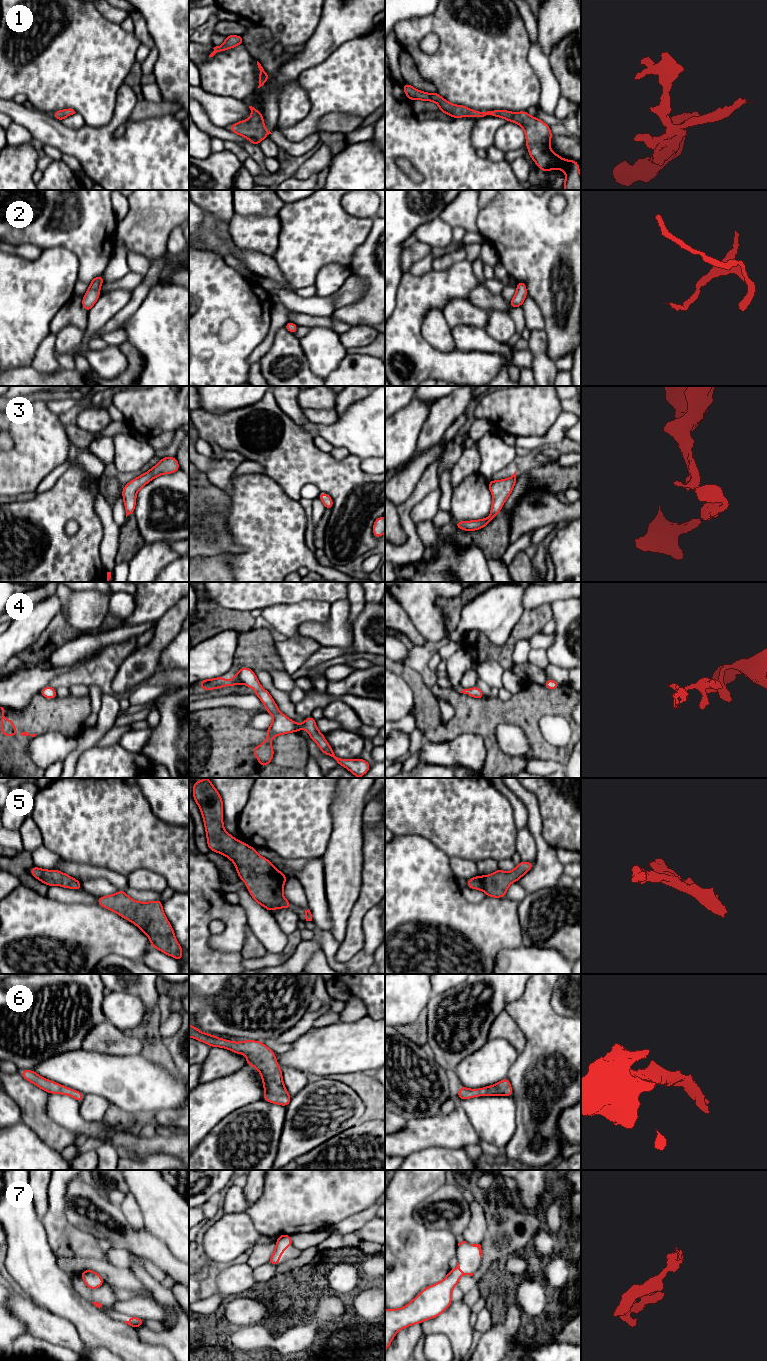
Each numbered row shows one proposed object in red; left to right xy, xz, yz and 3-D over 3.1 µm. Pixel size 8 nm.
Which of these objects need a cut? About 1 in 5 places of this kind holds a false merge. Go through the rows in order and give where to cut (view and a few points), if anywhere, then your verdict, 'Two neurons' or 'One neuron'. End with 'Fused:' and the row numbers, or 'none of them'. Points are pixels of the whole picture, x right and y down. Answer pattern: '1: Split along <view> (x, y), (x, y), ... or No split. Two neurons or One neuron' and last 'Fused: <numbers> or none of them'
1: No split. One neuron
2: No split. One neuron
3: No split. One neuron
4: Split along xz (237, 673), (241, 681). Two neurons
5: No split. One neuron
6: No split. One neuron
7: No split. One neuron
Fused: 4

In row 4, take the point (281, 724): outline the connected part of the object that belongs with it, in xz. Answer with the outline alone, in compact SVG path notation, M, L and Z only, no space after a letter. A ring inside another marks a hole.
M242 667L238 674L241 683L255 689L255 695L265 705L266 712L273 715L272 724L266 730L267 739L261 745L252 748L254 755L259 760L261 768L272 762L274 750L271 746L271 739L273 737L291 732L299 732L299 730L303 728L310 734L310 739L317 743L324 754L333 757L339 765L347 768L352 774L361 778L368 772L372 765L361 758L341 759L336 757L331 746L325 740L324 734L317 729L316 720L314 718L309 716L302 724L298 724L281 713L272 696L267 690L262 688L253 670Z

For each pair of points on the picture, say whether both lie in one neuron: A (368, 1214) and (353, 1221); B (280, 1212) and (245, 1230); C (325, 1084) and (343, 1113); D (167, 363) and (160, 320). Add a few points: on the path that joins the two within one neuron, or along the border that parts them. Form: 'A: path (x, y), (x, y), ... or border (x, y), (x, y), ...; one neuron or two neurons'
A: path (364, 1216), (357, 1221); one neuron
B: border (245, 1211), (254, 1227), (262, 1235); two neurons
C: path (325, 1091), (326, 1096), (336, 1106); one neuron
D: path (167, 352), (167, 331); one neuron

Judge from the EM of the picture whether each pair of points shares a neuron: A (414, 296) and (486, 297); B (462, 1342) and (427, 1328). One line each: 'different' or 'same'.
A: different
B: same

